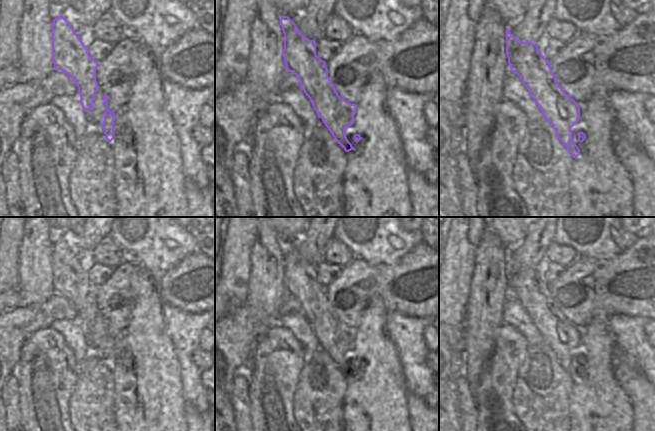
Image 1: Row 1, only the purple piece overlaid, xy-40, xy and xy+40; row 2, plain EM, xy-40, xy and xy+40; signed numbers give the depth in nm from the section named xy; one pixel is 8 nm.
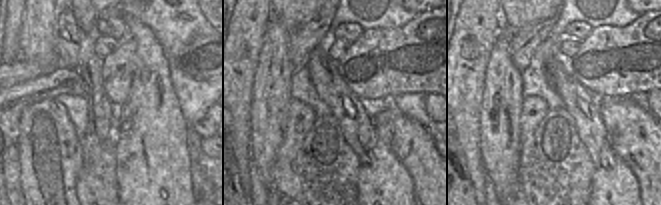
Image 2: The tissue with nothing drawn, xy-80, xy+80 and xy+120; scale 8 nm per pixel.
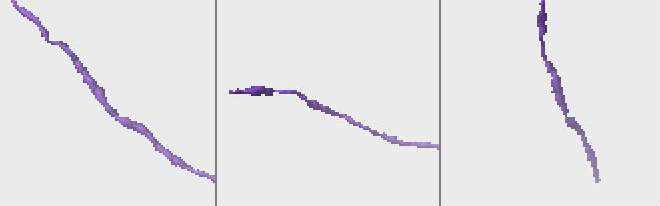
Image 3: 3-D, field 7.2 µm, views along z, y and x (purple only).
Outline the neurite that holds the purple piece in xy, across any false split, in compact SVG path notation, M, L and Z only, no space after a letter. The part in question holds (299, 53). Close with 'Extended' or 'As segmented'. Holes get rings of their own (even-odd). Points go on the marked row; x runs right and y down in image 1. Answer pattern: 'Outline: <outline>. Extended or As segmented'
Outline: M282 16L279 22L284 33L282 55L287 71L298 77L300 88L336 142L346 152L355 151L345 130L354 123L356 104L338 95L328 77L326 62L316 55L316 42L303 36L288 16Z. As segmented

